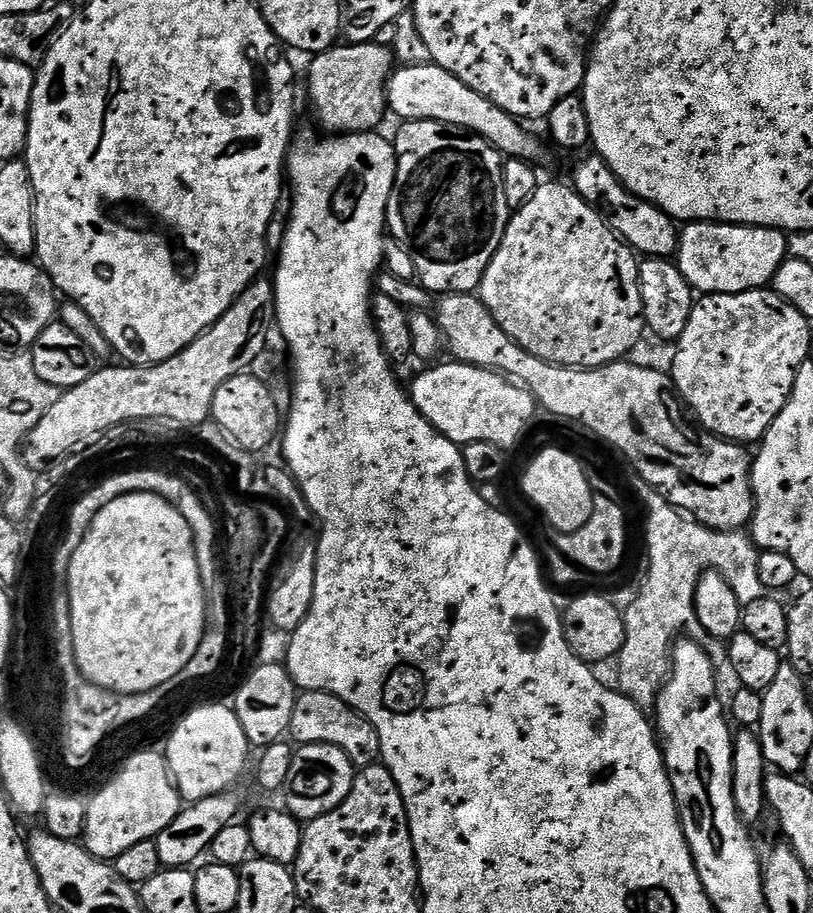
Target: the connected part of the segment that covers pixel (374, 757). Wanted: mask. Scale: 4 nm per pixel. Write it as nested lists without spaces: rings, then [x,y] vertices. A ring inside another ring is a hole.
[[[301,691],[296,697],[294,718],[290,718],[288,736],[297,745],[329,744],[338,746],[346,758],[350,758],[353,768],[359,770],[369,768],[371,764],[381,759],[380,739],[378,730],[365,718],[361,712],[356,712],[342,698],[329,692]],[[296,739],[296,740],[295,740]]]

